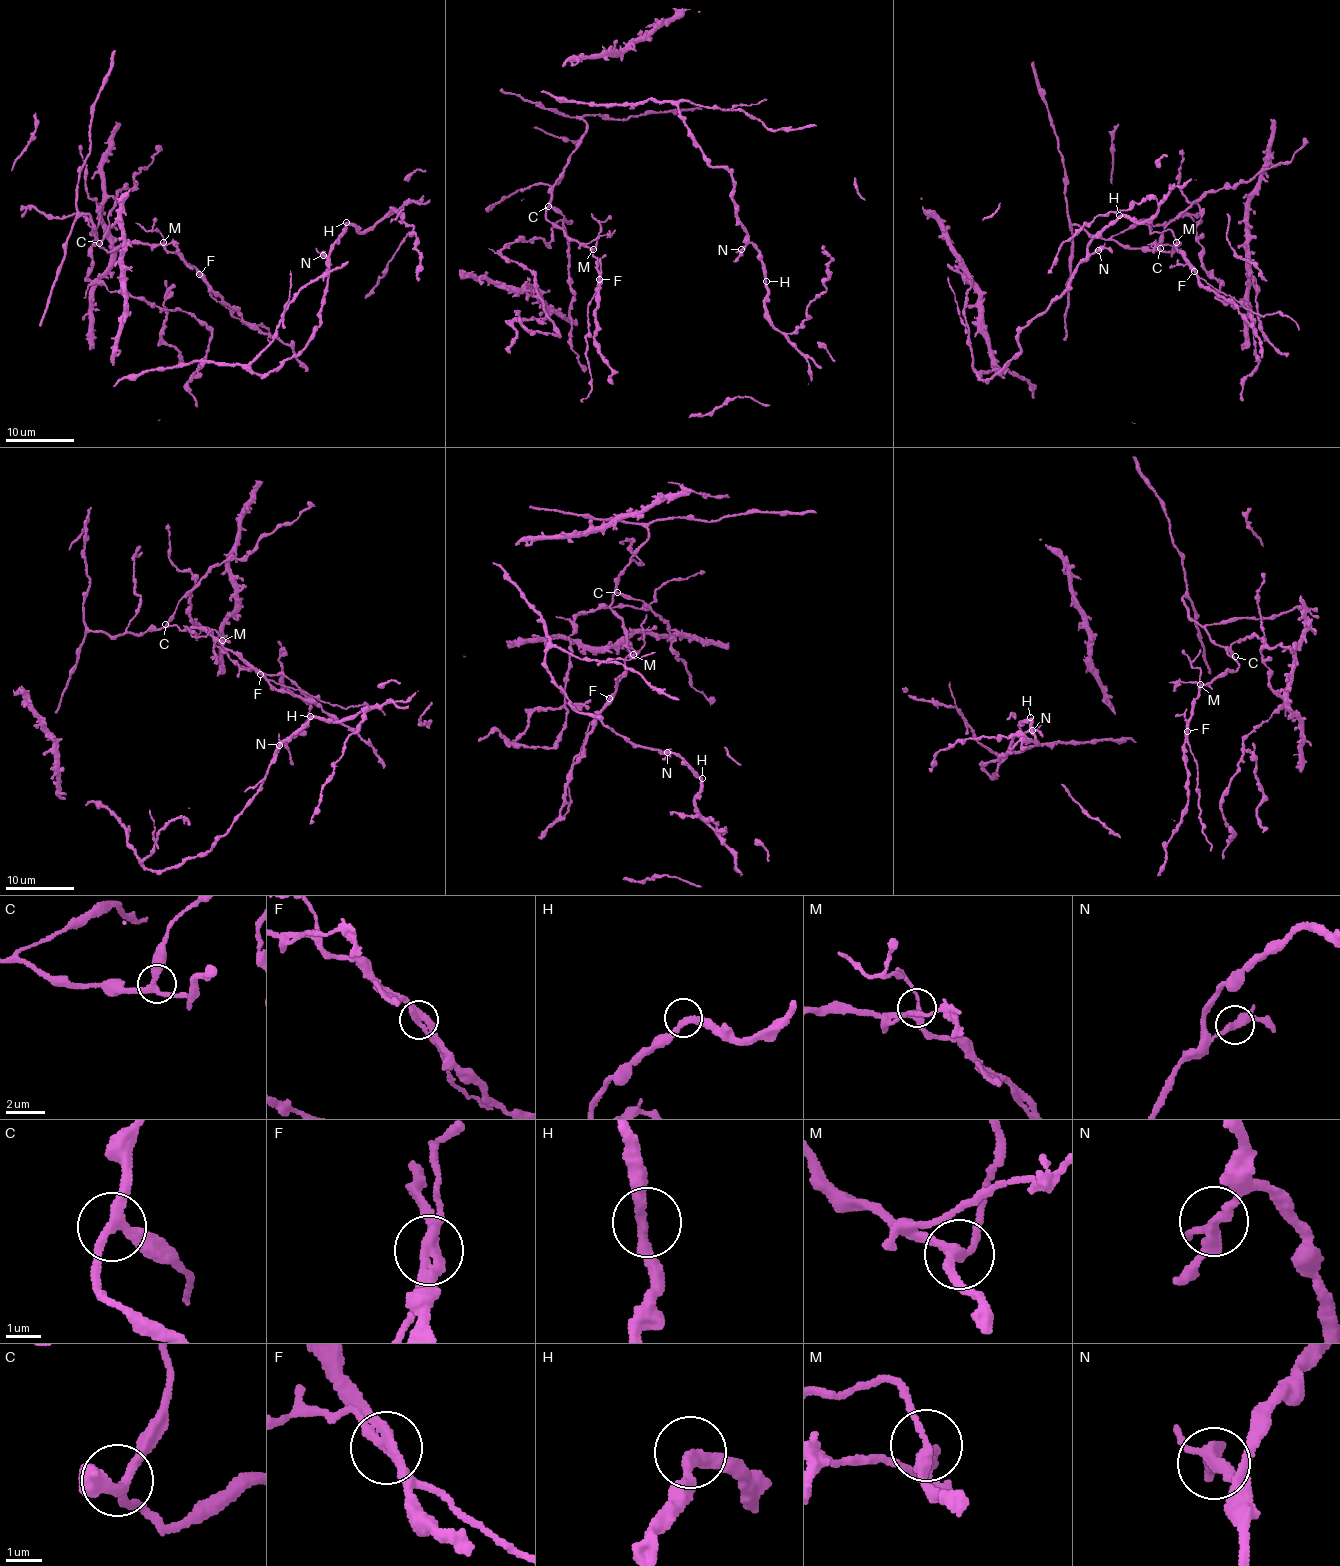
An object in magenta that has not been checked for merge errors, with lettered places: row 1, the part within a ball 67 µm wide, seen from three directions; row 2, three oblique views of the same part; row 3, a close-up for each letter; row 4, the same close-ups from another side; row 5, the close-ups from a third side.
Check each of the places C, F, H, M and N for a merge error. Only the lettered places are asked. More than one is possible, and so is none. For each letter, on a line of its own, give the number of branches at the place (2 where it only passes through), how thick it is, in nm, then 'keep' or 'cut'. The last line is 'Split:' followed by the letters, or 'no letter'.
C: 3 branches meet; 240 nm thick; keep
F: 2 branches meet; 320 nm thick; cut
H: 2 branches meet; 280 nm thick; keep
M: 3 branches meet; 240 nm thick; cut
N: 3 branches meet; 280 nm thick; keep
Split: F, M

